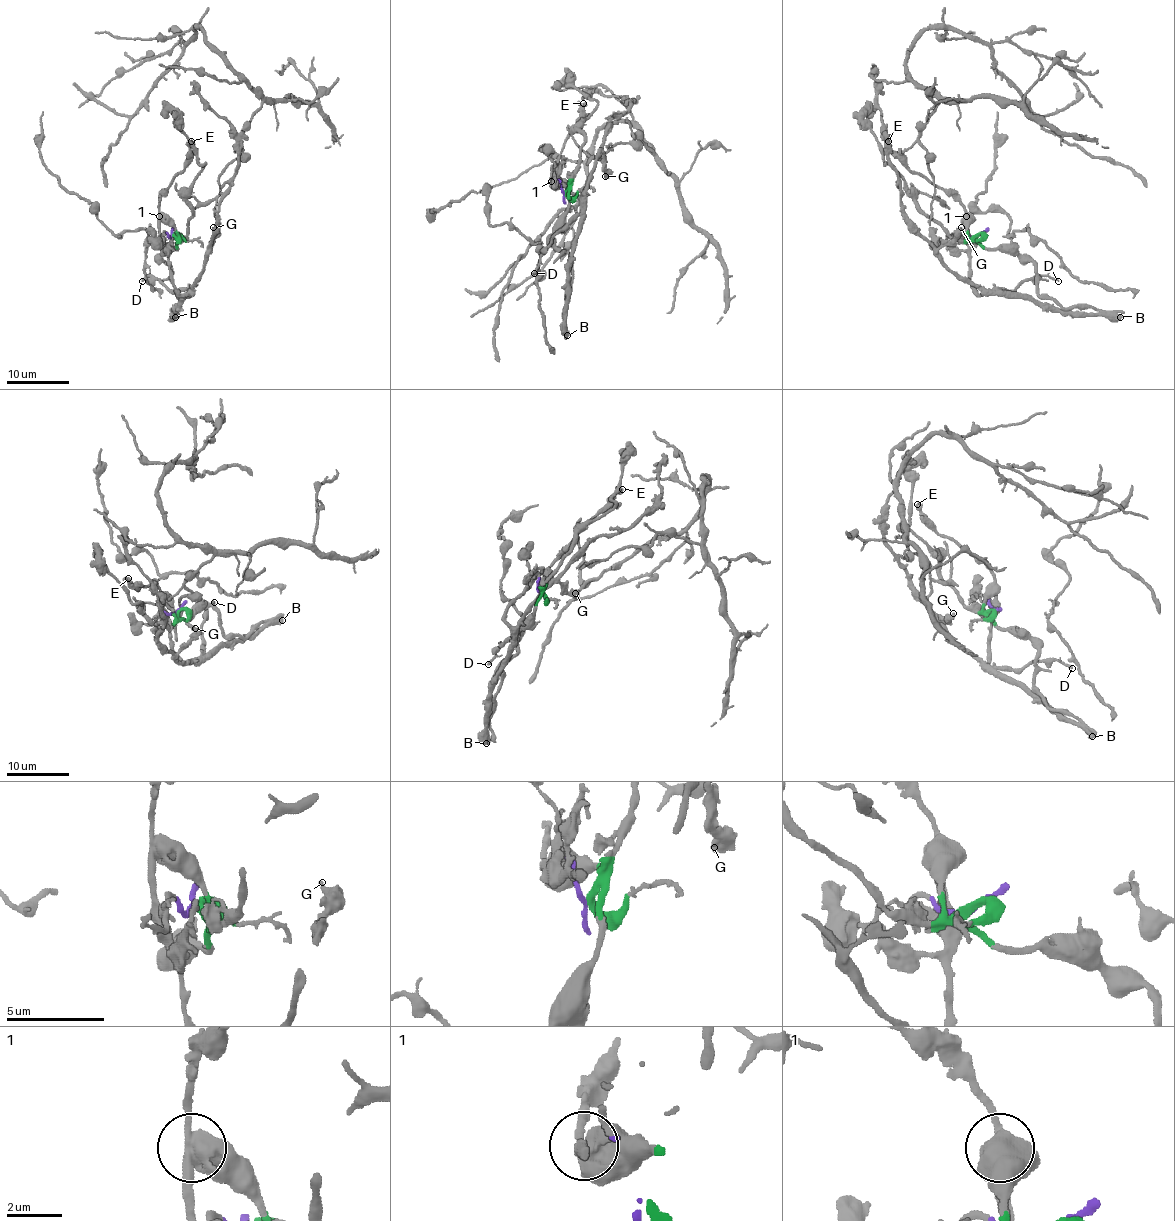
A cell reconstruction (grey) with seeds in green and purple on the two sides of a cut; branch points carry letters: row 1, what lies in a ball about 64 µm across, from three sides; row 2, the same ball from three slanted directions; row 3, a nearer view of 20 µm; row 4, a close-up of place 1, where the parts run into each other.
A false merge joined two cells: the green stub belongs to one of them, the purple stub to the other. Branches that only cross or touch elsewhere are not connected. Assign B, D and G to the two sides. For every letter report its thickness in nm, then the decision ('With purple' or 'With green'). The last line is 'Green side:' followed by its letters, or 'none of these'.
B: Thickness 550 nm. With purple
D: Thickness 170 nm. With purple
G: Thickness 420 nm. With purple
Green side: none of these

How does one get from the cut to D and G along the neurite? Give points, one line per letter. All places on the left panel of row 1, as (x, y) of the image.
D: (172, 234), (164, 232), (163, 239), (170, 281), (180, 293), (189, 290), (170, 290), (147, 276), (142, 281)
G: (172, 234), (169, 237), (164, 232), (163, 239), (170, 281), (180, 293), (188, 293), (209, 251), (213, 228)

